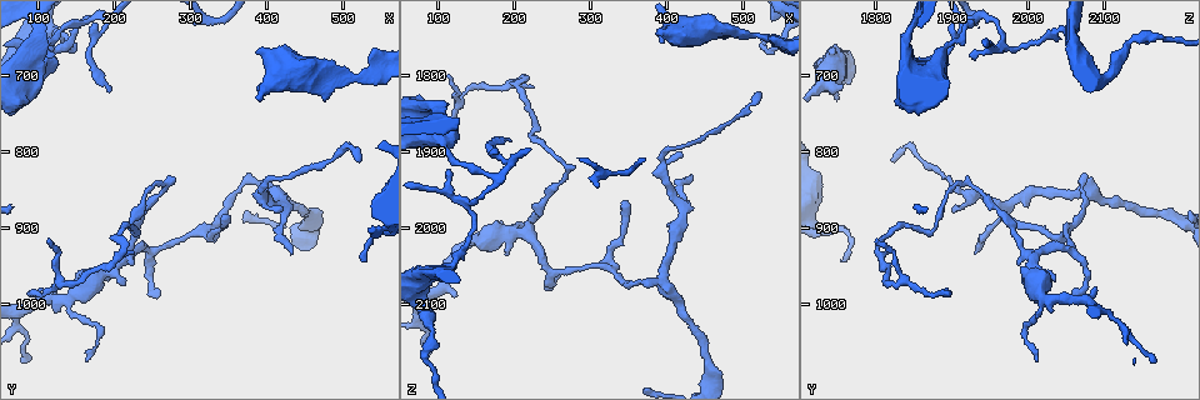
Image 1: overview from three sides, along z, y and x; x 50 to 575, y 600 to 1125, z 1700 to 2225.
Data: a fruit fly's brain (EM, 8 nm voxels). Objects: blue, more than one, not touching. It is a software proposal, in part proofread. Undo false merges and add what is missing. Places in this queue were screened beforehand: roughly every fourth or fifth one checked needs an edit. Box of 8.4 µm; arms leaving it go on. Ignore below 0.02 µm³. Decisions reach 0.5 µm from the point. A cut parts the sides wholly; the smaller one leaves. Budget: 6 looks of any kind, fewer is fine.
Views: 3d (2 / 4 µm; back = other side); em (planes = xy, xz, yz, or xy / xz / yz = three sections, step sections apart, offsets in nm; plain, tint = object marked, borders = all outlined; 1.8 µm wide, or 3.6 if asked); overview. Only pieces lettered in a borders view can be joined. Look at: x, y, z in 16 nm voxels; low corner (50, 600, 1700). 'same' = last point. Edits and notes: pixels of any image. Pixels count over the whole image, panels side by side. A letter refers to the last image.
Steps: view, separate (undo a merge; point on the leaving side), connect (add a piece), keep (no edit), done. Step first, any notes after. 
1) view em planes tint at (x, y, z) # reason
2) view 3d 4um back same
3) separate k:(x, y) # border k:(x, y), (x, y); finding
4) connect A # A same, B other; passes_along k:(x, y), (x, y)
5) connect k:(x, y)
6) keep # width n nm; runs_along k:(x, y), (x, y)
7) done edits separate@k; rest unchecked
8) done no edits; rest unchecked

view em planes borders at (270, 845, 1925) # abrupt turn

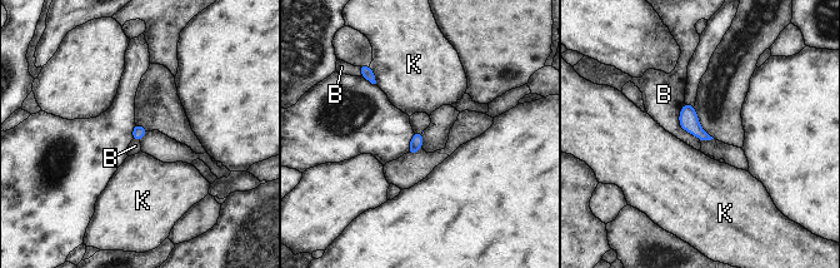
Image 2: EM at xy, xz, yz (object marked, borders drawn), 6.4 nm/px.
keep # B other, K other; all the same cell

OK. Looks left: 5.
view em planes borders at (390, 855, 1910)

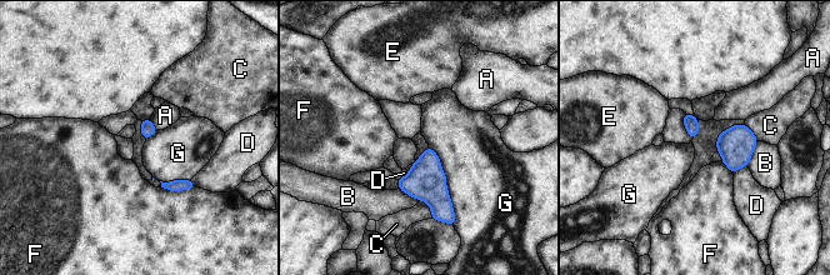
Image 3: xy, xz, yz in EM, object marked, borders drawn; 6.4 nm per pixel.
keep # A other, B other, C other, D other, E other, F other, G other; border 3:(429, 145), (445, 175), (456, 219); all the same cell

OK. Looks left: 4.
view 3d 4um back at (530, 945, 1755) # an open end

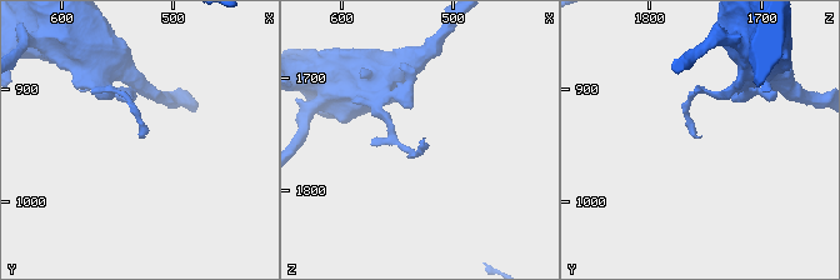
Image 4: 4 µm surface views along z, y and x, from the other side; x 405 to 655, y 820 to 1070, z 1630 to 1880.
view em 3.6um yz step 8 borders at (528, 942, 1754)

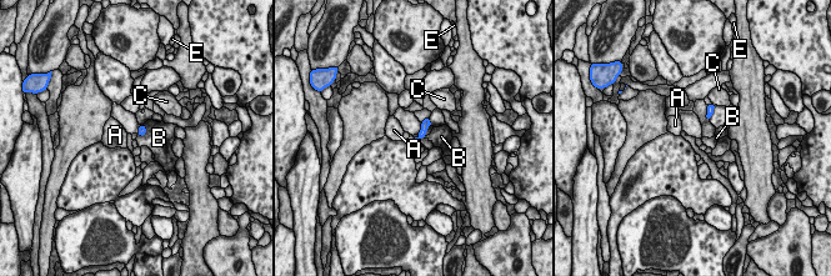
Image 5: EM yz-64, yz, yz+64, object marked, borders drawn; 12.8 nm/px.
view em 3.6um planes borders same

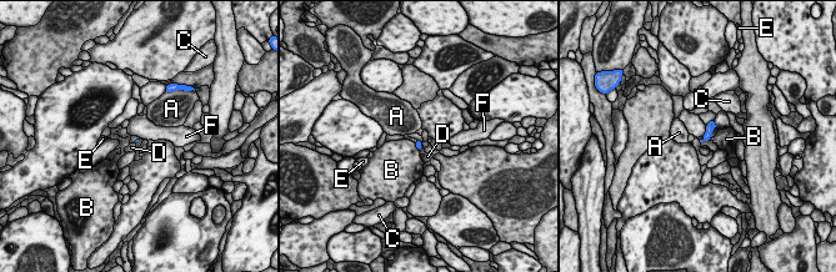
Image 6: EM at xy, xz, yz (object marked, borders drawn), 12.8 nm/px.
keep # longest_contact F 170 nm; A other, B other, C other, D other, E other, F other; border 6:(706, 125), (706, 132), (702, 136); no lettered piece goes on from it

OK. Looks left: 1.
done no edits; rest unchecked

